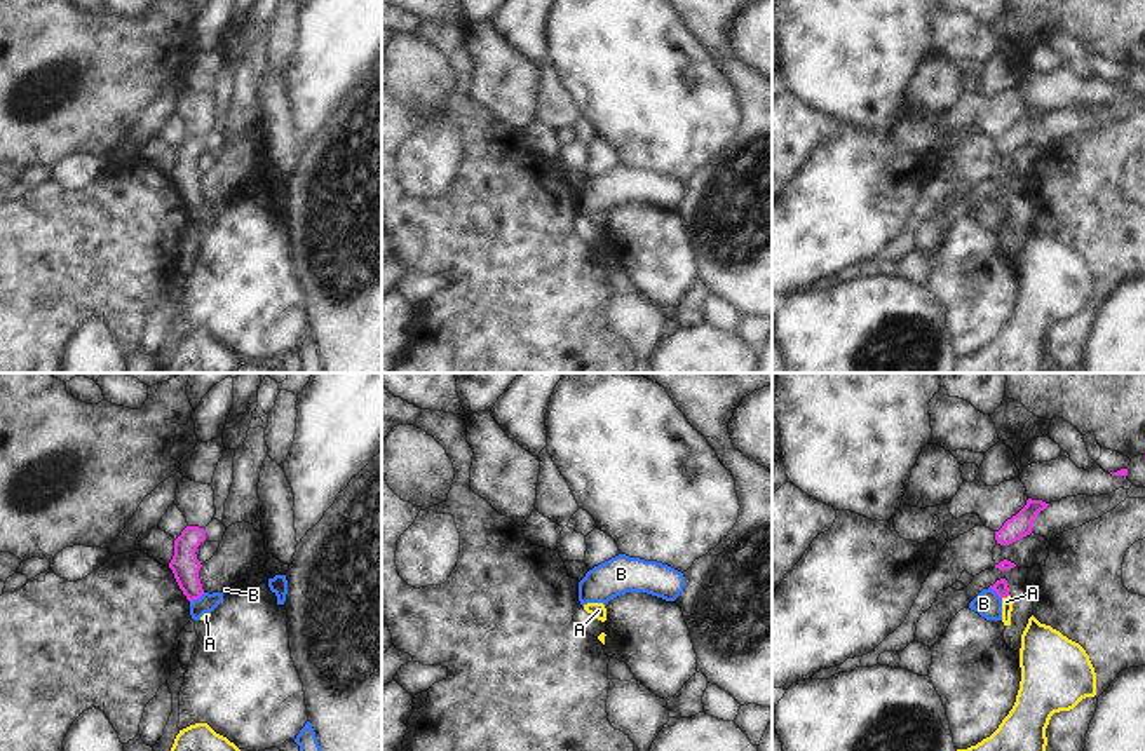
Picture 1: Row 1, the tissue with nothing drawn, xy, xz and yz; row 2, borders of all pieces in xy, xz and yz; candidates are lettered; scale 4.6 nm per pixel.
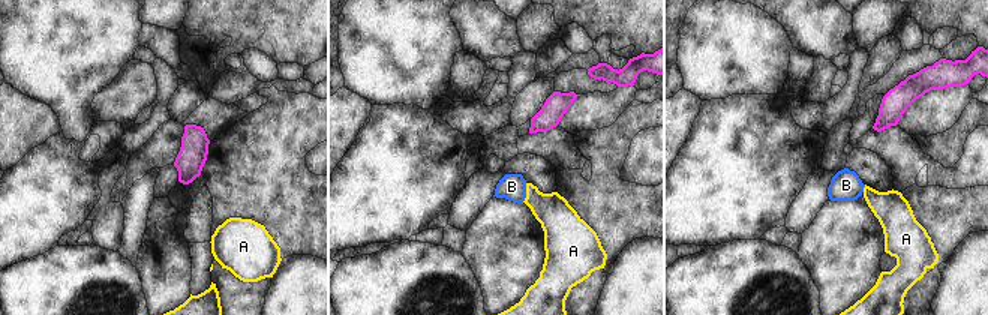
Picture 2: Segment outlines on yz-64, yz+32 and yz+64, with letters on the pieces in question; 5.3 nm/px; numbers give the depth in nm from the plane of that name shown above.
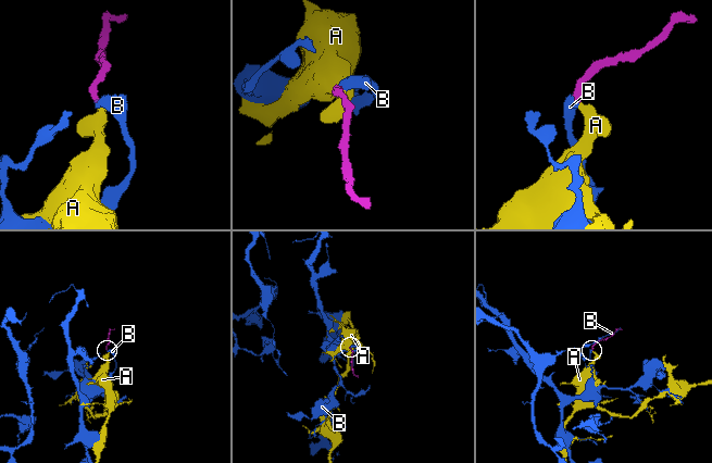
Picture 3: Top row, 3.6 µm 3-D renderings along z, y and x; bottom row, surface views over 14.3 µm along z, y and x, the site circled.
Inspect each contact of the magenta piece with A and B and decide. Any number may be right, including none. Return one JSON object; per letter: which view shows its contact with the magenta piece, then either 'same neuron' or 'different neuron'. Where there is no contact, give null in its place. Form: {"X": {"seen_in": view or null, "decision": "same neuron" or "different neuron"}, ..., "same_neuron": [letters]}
{"A": {"seen_in": "yz", "decision": "same neuron"}, "B": {"seen_in": "xy", "decision": "different neuron"}, "same_neuron": ["A"]}

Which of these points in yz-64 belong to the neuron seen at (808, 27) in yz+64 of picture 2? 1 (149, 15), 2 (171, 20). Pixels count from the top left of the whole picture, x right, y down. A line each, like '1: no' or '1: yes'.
1: no
2: no

